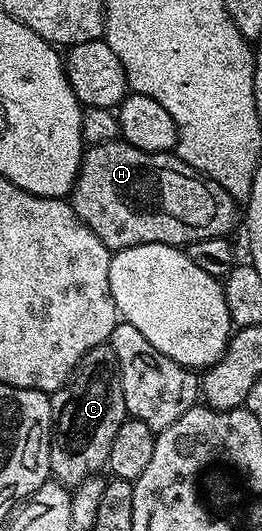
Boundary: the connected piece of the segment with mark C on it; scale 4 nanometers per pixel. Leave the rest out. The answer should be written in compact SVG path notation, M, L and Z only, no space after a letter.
M104 343L93 347L83 356L79 361L78 367L71 375L71 379L66 381L59 390L53 394L50 394L51 399L51 411L53 414L53 432L51 435L51 477L54 480L60 481L61 484L68 487L76 487L85 483L85 479L96 476L107 464L109 459L109 451L113 447L113 439L117 435L117 431L121 431L121 423L128 420L127 408L125 407L125 395L121 391L121 375L119 374L119 364L117 363L117 355L113 351L113 347L109 343Z

